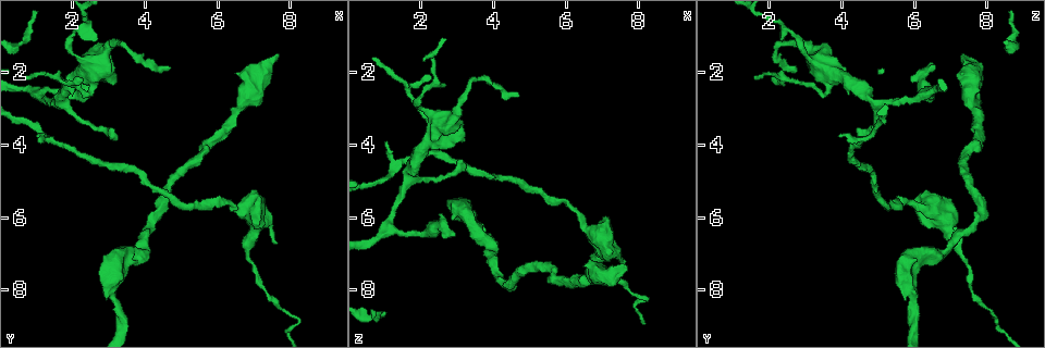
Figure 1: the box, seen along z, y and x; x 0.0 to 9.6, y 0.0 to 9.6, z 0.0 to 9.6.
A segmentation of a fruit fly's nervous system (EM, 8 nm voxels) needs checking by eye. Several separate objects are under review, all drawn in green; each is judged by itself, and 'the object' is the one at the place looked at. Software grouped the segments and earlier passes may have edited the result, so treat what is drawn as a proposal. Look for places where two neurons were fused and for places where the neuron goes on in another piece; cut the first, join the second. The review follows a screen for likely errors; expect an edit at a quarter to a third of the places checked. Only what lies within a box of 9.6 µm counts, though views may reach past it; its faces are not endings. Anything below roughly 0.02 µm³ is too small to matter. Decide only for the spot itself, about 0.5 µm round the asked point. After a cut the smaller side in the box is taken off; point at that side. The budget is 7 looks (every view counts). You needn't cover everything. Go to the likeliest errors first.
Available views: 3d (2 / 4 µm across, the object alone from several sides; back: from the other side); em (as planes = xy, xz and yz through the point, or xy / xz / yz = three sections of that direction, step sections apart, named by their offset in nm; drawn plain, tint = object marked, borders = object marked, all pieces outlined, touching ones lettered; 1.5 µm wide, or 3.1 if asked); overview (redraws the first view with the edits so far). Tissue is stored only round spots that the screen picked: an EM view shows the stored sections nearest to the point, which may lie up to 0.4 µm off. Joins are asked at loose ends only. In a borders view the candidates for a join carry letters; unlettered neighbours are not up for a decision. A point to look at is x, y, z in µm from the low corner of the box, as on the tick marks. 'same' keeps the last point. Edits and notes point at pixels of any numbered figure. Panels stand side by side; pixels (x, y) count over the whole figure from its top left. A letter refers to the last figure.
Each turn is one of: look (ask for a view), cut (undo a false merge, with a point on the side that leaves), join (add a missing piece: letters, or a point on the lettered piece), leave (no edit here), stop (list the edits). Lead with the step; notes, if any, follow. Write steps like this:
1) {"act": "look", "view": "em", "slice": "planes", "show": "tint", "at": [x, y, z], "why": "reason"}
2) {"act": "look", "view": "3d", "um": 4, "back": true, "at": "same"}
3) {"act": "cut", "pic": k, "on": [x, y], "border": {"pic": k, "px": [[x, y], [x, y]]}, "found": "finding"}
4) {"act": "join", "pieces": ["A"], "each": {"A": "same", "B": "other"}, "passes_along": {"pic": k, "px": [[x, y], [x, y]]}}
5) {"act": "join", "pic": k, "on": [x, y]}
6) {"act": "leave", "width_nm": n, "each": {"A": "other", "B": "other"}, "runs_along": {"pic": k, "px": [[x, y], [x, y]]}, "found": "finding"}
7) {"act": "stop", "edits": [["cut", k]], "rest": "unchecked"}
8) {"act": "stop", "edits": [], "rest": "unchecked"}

{"act": "look", "view": "em", "slice": "planes", "show": "borders", "at": [7.65, 1.50, 7.40], "why": "free end"}

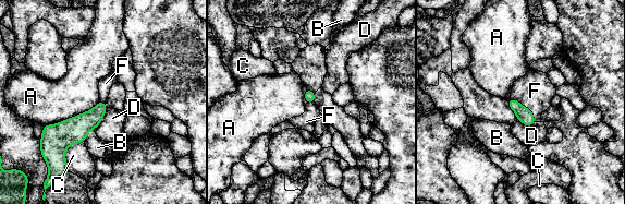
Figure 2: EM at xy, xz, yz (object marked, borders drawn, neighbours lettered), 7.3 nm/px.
{"act": "join", "pieces": ["F"], "each": {"A": "other", "B": "other", "C": "other", "D": "other", "F": "same"}, "passes_along": {"pic": 2, "px": [[524, 115], [525, 107], [535, 91]]}, "found": "it goes on there"}

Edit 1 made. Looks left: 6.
{"act": "look", "view": "3d", "um": 4, "at": [7.60, 6.80, 7.20], "why": "branch stops here"}

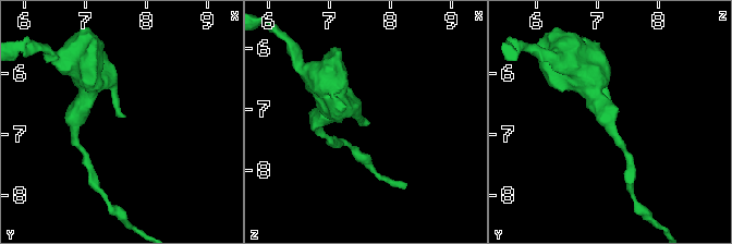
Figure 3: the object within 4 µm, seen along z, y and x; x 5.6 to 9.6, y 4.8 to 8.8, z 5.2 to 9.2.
{"act": "look", "view": "em", "slice": "planes", "show": "plain", "at": [7.60, 6.70, 7.25], "why": "now the EM"}

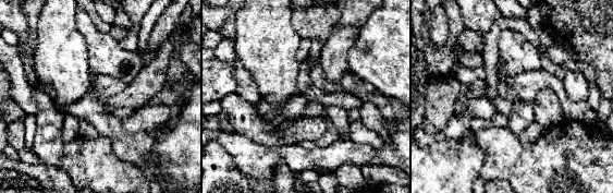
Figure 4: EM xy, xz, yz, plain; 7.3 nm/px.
{"act": "look", "view": "em", "slice": "planes", "show": "borders", "at": "same", "why": "see the neighbours"}

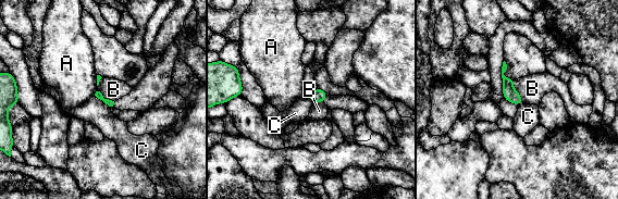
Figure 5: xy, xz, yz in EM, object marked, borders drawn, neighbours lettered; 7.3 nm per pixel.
{"act": "leave", "each": {"A": "other", "B": "other", "C": "other"}, "found": "no lettered piece goes on from it"}

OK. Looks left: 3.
{"act": "stop", "edits": [["join", 2]], "rest": "unchecked"}

